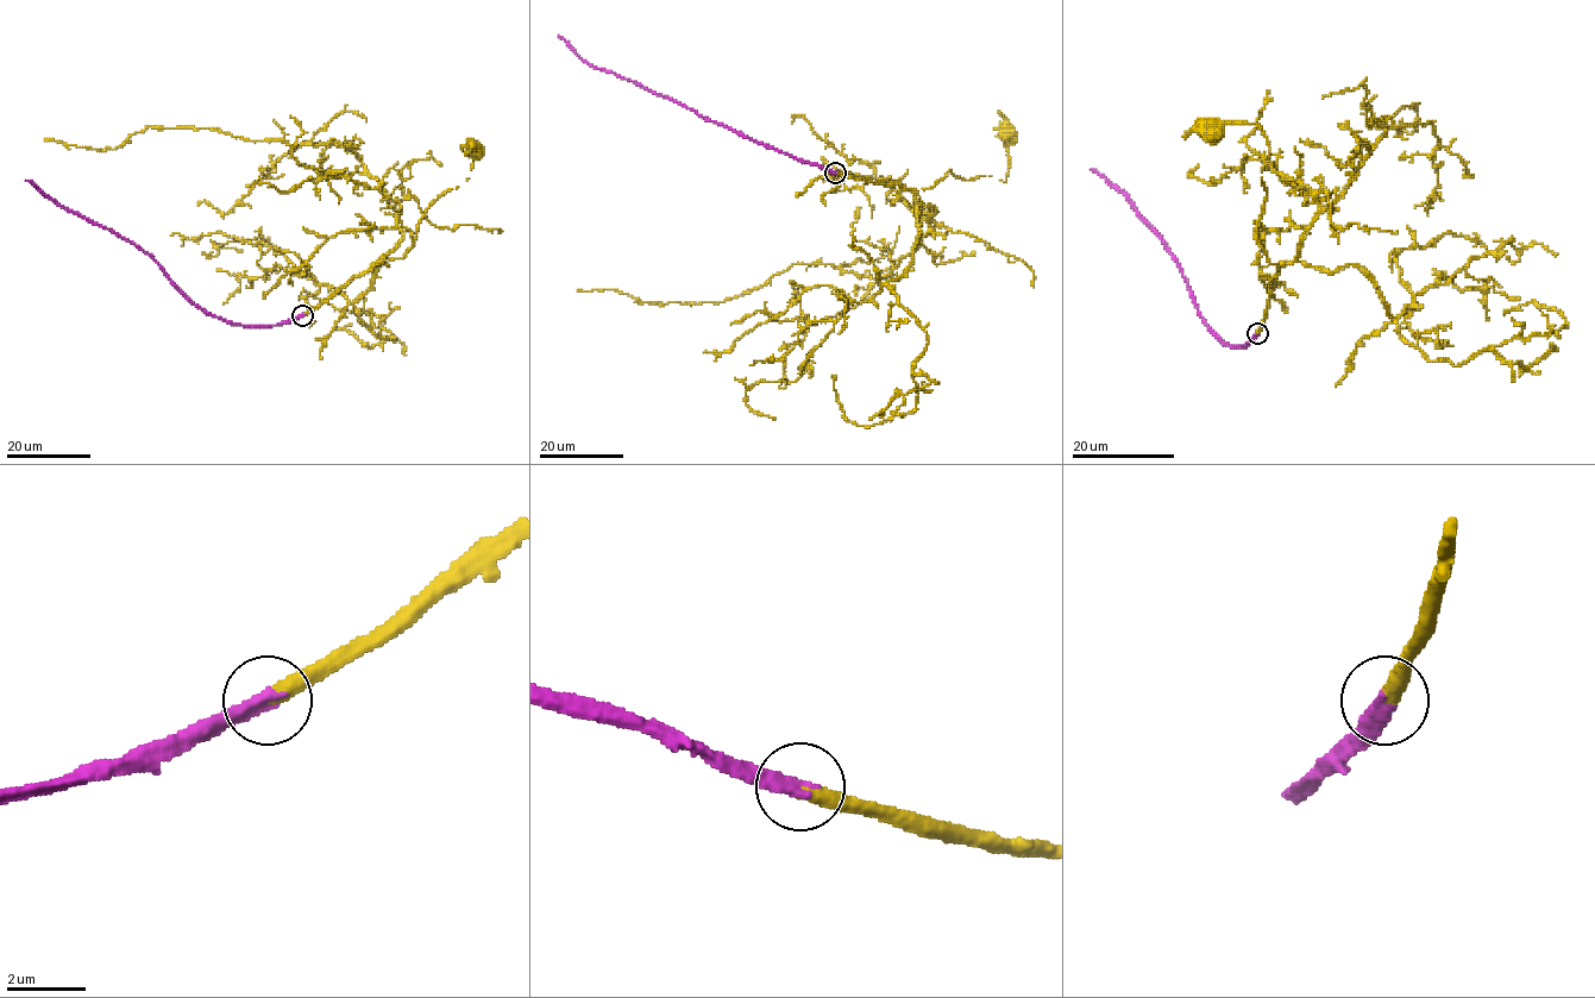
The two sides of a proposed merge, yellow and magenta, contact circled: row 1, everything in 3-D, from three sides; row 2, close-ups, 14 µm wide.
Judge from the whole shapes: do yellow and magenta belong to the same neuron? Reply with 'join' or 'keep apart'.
join

